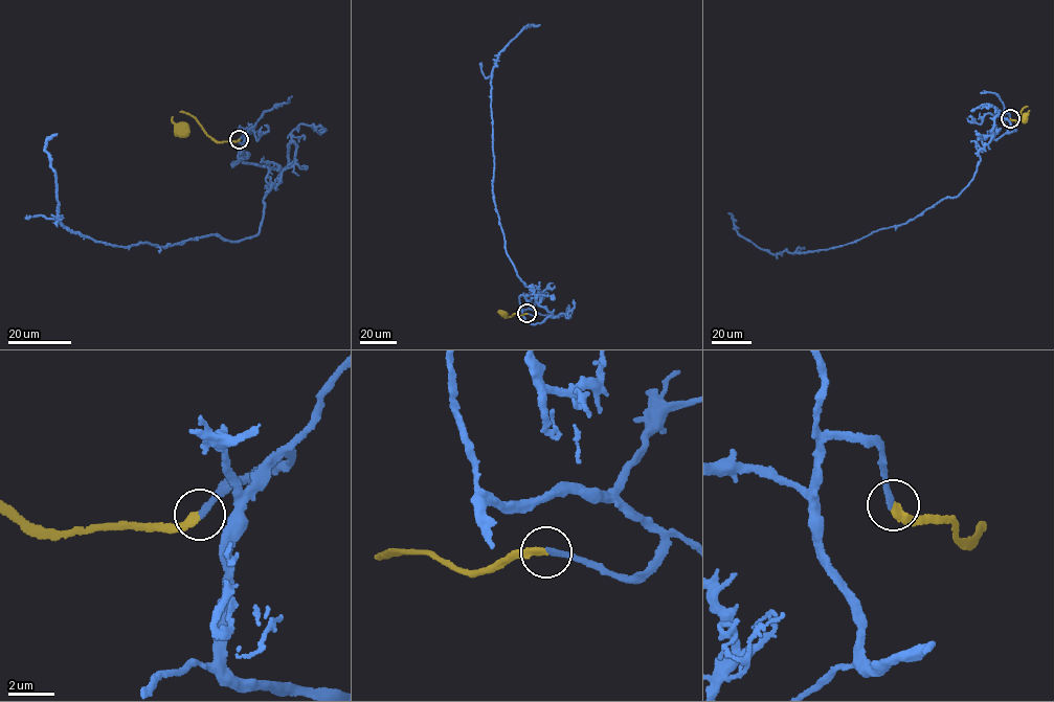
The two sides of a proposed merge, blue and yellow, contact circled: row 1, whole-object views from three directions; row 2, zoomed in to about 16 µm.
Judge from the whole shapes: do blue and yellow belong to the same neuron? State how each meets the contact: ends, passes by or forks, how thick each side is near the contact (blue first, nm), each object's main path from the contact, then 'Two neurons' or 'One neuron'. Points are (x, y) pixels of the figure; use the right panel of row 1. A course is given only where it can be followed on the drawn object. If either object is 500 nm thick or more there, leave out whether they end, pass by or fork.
At the ring blue ends. At the ring yellow ends. Thickness 280 nm (blue) against 280 nm. Course of blue: (1010, 119), (1008, 132), (994, 118), (957, 196), (844, 245), (772, 254), (727, 212). Course of yellow: (1010, 119), (1017, 122), (1023, 109), (1025, 118). One neuron

